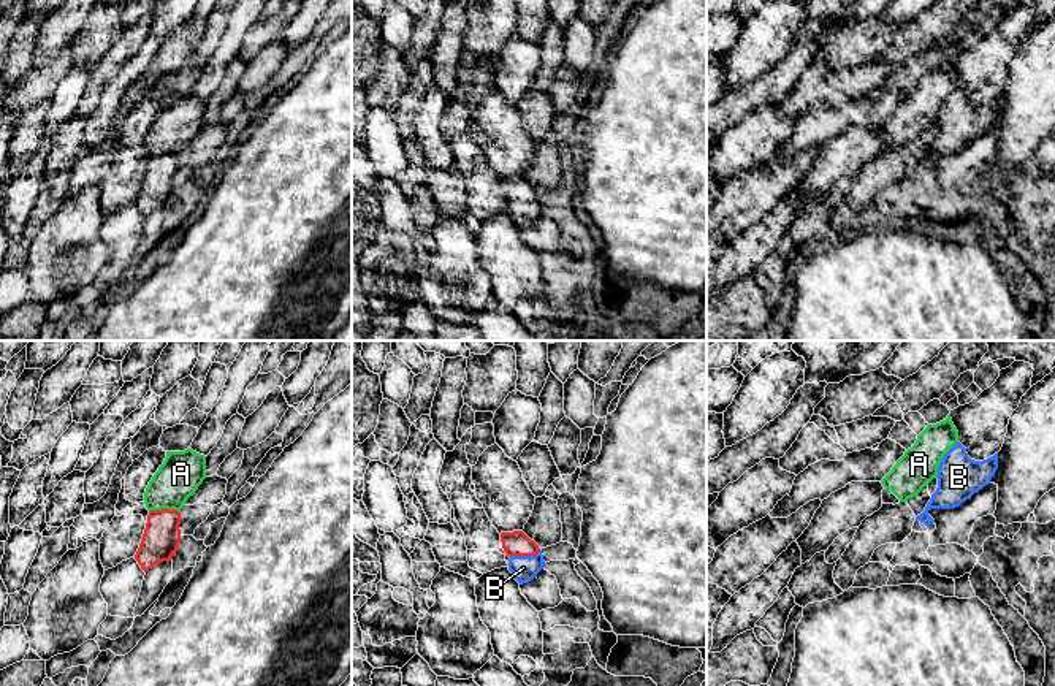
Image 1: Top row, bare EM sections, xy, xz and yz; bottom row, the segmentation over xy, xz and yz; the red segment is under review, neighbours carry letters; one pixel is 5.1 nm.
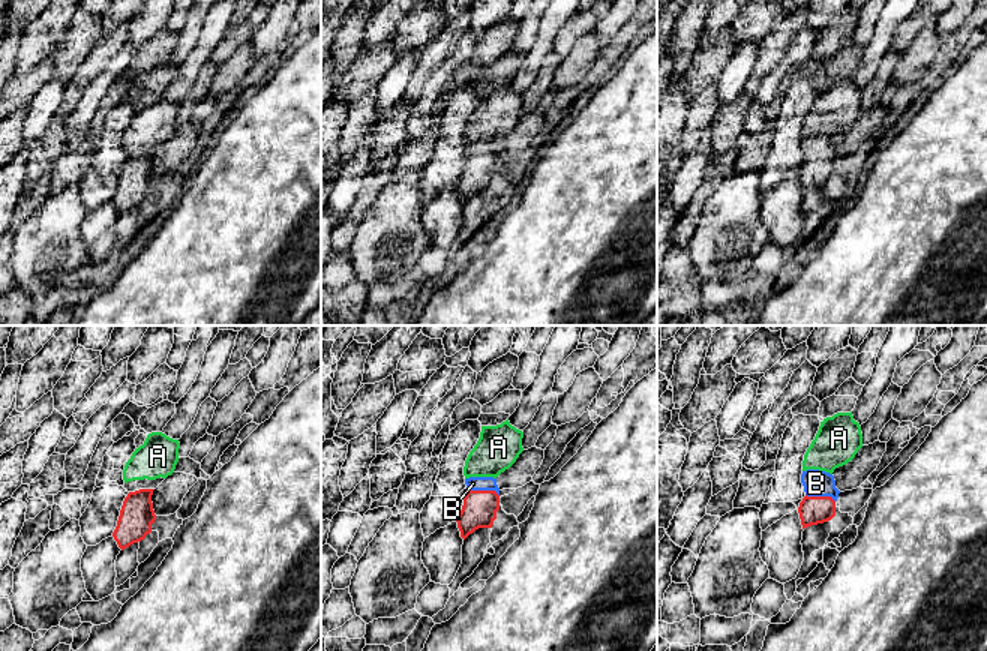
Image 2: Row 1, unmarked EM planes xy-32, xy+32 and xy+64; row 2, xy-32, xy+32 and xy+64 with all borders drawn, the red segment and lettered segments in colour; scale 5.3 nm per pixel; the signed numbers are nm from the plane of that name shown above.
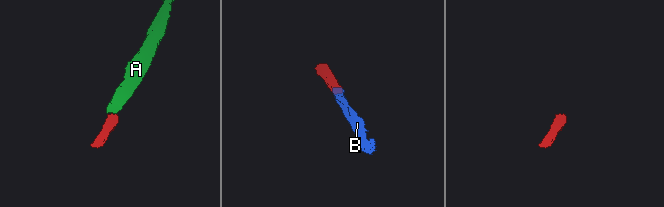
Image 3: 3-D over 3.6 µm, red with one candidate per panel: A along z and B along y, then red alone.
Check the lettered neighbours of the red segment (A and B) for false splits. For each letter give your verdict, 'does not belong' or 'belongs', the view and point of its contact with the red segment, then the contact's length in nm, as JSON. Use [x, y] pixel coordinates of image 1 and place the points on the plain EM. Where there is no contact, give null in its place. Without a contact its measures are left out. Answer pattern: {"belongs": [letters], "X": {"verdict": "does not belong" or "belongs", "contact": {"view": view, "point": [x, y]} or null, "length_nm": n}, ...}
{"belongs": ["B"], "A": {"verdict": "does not belong", "contact": {"view": "xy", "point": [163, 154]}, "length_nm": 150}, "B": {"verdict": "belongs", "contact": {"view": "xz", "point": [525, 200]}, "length_nm": 170}}

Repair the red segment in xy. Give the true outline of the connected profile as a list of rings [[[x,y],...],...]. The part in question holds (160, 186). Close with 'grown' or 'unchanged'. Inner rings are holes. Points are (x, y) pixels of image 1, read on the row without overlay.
[[[150,155],[146,174],[135,200],[135,204],[144,217],[154,211],[171,206],[181,185],[181,157],[179,155]]]; unchanged

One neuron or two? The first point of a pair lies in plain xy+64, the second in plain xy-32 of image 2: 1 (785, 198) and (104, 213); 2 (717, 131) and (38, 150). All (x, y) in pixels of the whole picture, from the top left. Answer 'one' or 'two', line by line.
1: one
2: one

